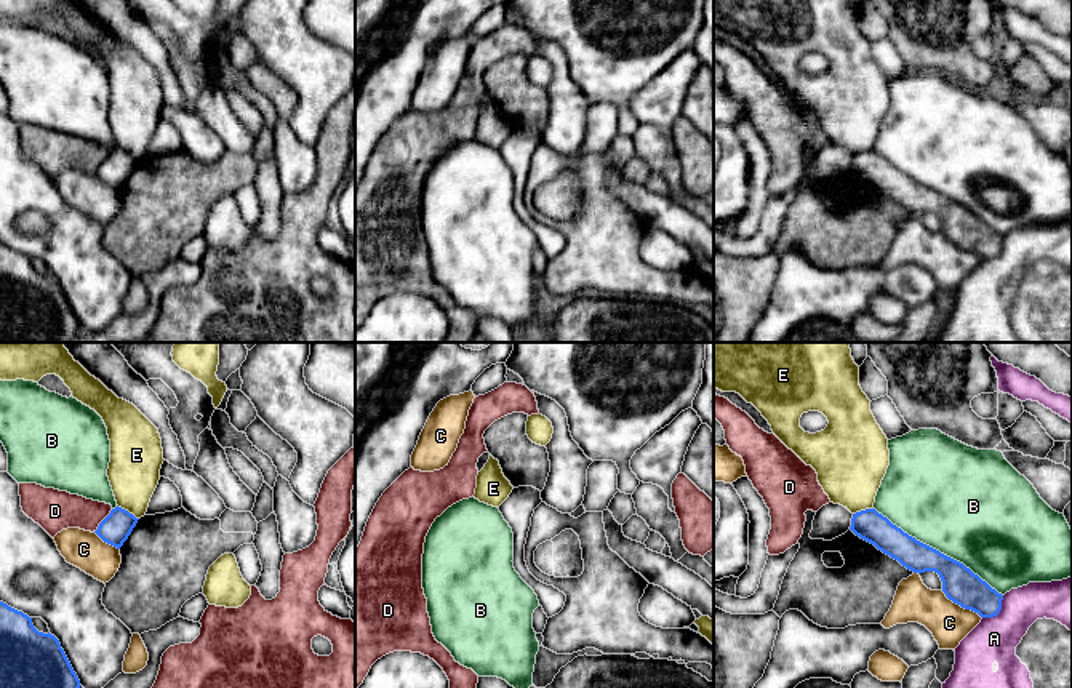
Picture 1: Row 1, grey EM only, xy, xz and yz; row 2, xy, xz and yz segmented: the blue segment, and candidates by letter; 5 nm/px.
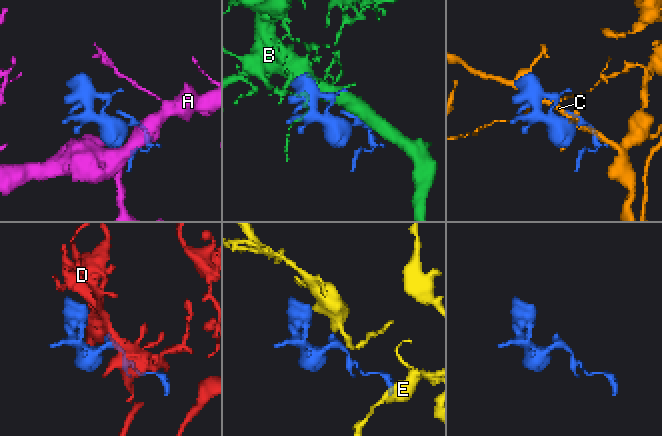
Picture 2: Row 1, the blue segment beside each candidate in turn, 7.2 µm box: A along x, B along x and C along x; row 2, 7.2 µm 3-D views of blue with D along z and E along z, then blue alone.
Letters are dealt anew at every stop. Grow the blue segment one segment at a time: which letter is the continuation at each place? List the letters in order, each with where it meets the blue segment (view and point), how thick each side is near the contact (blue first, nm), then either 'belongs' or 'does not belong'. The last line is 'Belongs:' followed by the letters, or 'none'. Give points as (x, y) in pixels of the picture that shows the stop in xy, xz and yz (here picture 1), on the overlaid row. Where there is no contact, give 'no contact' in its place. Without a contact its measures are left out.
A: contact yz (999, 612); calibres 180 and 220 nm; does not belong
B: contact yz (938, 551); calibres 180 and 500 nm; does not belong
C: contact yz (962, 607); calibres 180 and 200 nm; does not belong
D: contact xy (103, 520); calibres 150 and 200 nm; does not belong
E: contact xy (127, 511); calibres 150 and 260 nm; does not belong
Belongs: none

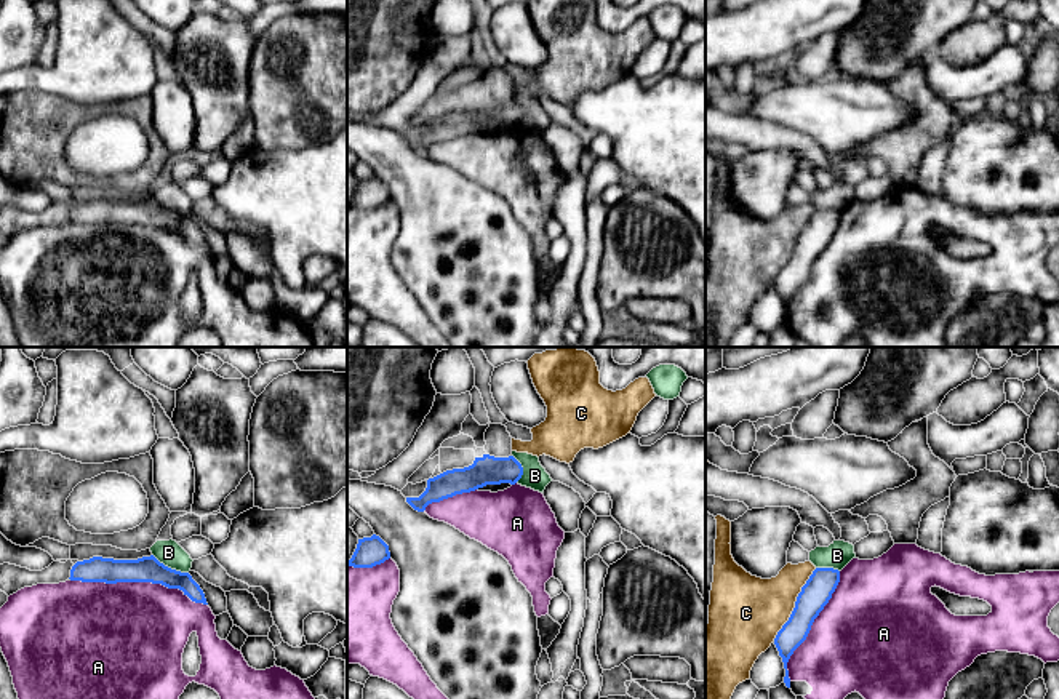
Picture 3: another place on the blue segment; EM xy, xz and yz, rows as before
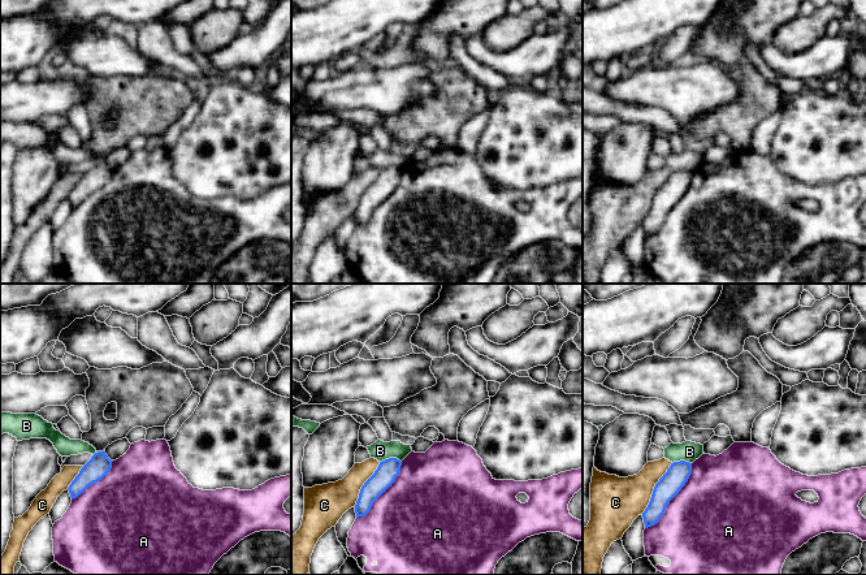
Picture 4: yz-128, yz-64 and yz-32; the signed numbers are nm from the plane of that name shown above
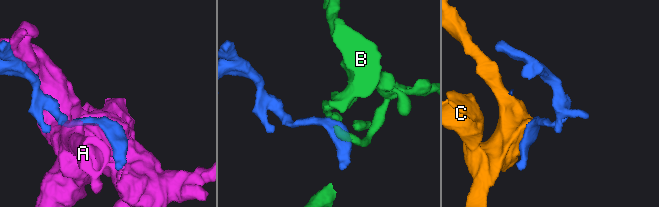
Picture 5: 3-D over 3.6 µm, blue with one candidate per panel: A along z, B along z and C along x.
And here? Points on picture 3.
A: contact xy (139, 581); calibres 130 and 500 nm; does not belong
B: contact xy (170, 568); calibres 130 and 130 nm; does not belong
C: contact yz (795, 605); calibres 150 and 360 nm; does not belong
Belongs: none

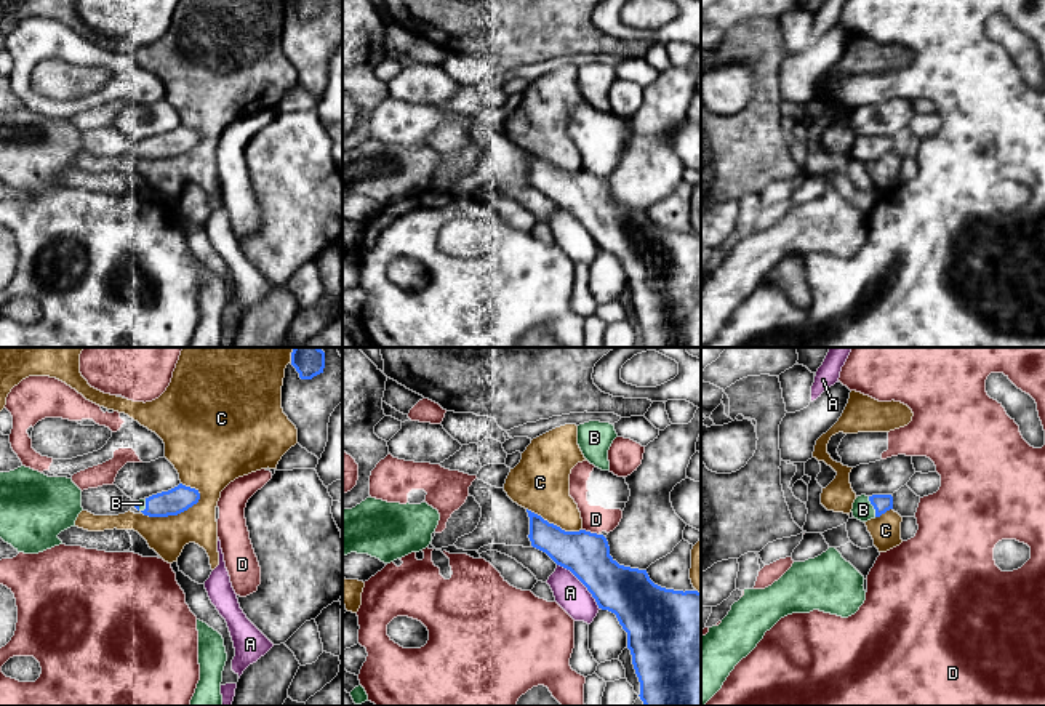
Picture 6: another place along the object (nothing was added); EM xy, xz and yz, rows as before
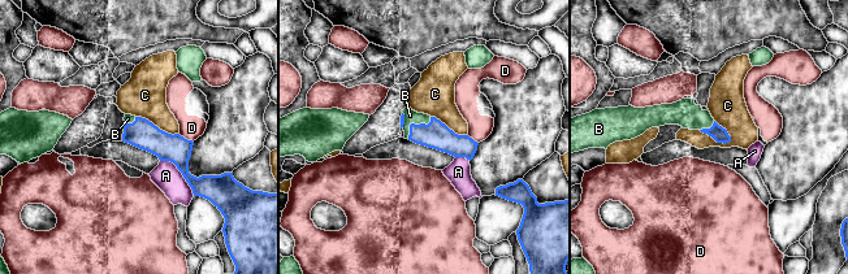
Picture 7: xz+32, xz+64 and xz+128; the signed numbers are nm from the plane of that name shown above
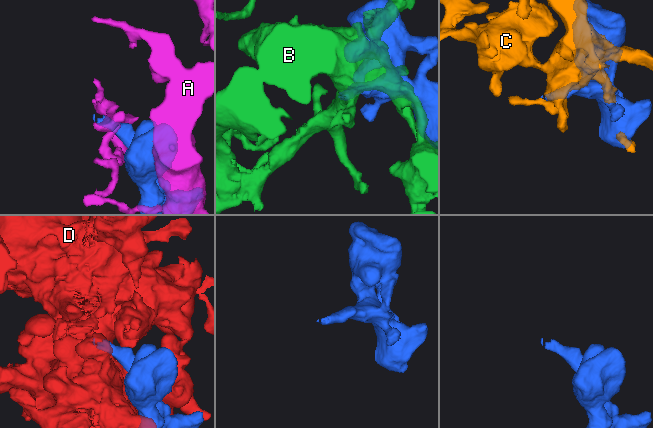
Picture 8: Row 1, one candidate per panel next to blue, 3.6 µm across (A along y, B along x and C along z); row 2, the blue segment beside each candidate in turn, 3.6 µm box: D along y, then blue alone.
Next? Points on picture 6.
A: contact xz (583, 583); calibres 260 and 160 nm; does not belong
B: contact yz (872, 505); calibres 90 and 100 nm; belongs
C: contact xy (173, 514); calibres 130 and 190 nm; does not belong
D: contact xz (589, 532); calibres 220 and 140 nm; does not belong
Belongs: B

